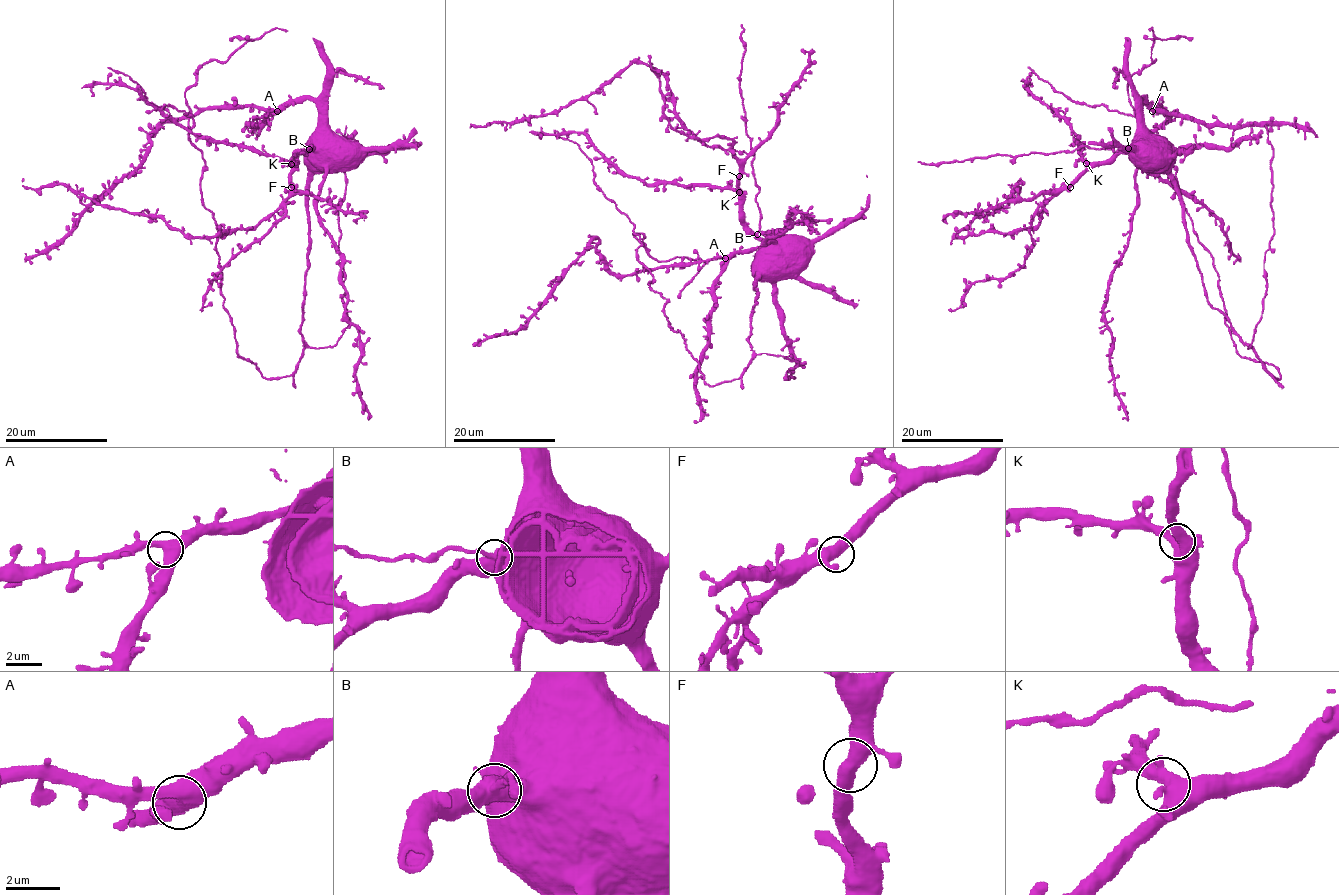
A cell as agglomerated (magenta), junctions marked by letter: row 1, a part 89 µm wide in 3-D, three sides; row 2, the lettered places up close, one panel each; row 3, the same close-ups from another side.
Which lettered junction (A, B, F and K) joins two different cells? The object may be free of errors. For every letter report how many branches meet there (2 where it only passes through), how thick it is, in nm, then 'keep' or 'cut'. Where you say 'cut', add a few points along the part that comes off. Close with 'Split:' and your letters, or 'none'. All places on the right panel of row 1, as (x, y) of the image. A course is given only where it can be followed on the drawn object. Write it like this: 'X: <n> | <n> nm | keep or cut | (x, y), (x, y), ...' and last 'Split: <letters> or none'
A: 3 | 480 nm | keep
B: 3 | 480 nm | cut | (1129, 148), (1113, 145), (1100, 149), (1080, 145), (1070, 151), (1022, 156), (992, 154), (929, 163), (918, 161)
F: 3 | 440 nm | keep
K: 3 | 440 nm | keep
Split: B

